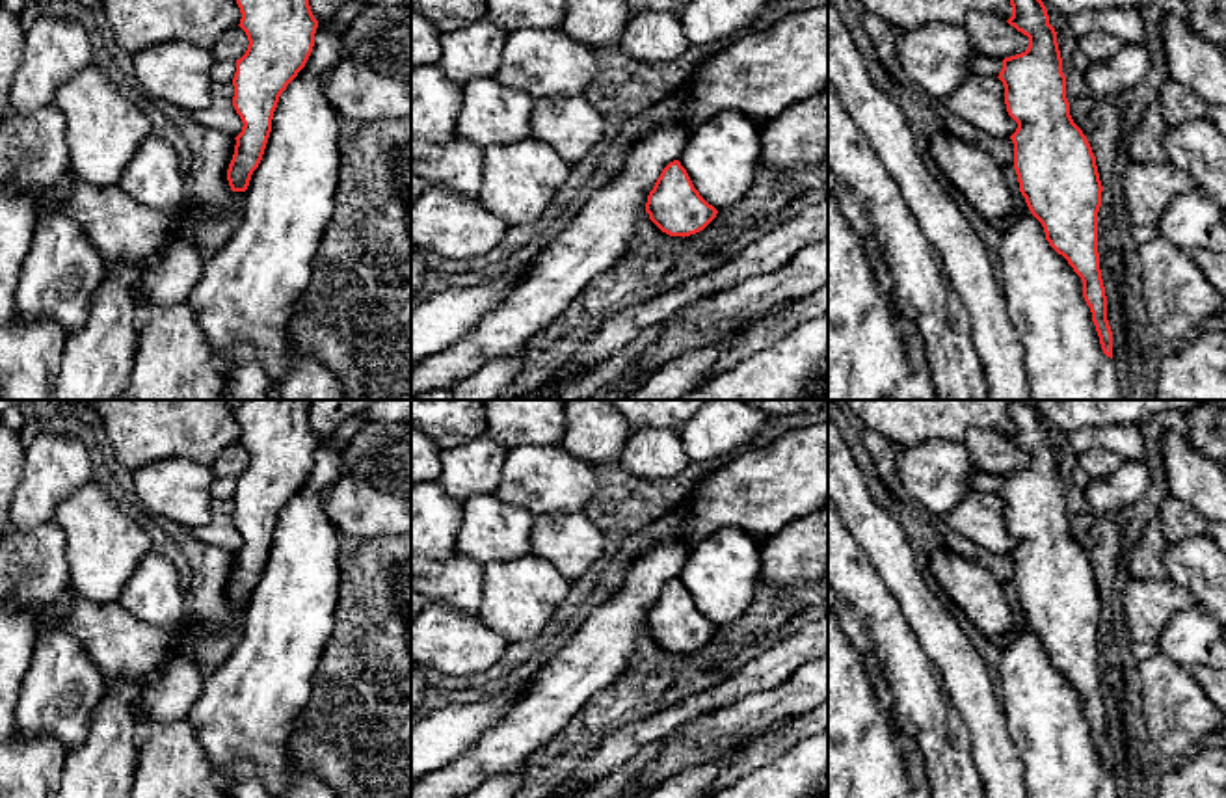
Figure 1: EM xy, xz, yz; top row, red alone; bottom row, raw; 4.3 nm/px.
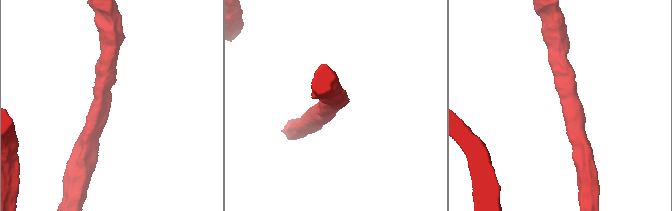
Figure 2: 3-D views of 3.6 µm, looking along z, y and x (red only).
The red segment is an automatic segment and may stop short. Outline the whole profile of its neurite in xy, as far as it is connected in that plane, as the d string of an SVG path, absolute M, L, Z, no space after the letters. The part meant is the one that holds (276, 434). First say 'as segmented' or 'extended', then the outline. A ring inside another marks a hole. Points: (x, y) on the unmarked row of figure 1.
as segmented | M244 400L236 411L242 435L240 445L247 452L247 467L236 476L233 495L233 523L244 543L234 554L234 571L227 586L227 597L233 608L246 608L253 588L259 584L270 549L272 536L281 510L305 484L313 463L318 437L309 422L311 400Z

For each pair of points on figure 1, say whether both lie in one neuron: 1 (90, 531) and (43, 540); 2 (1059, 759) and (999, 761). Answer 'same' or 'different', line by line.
1: different
2: different

